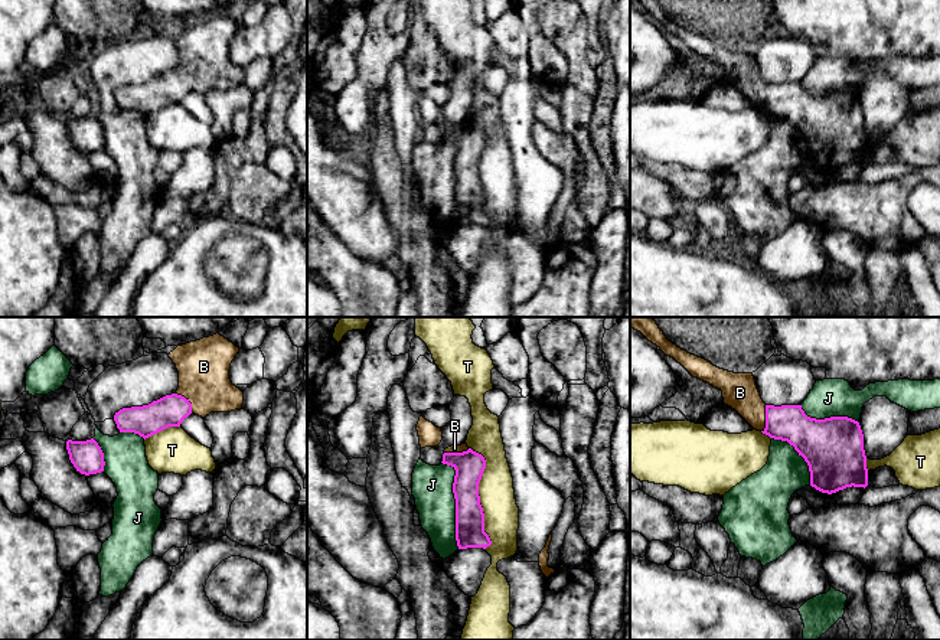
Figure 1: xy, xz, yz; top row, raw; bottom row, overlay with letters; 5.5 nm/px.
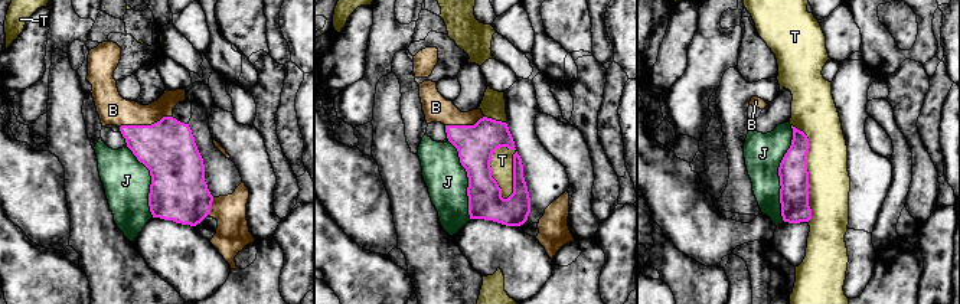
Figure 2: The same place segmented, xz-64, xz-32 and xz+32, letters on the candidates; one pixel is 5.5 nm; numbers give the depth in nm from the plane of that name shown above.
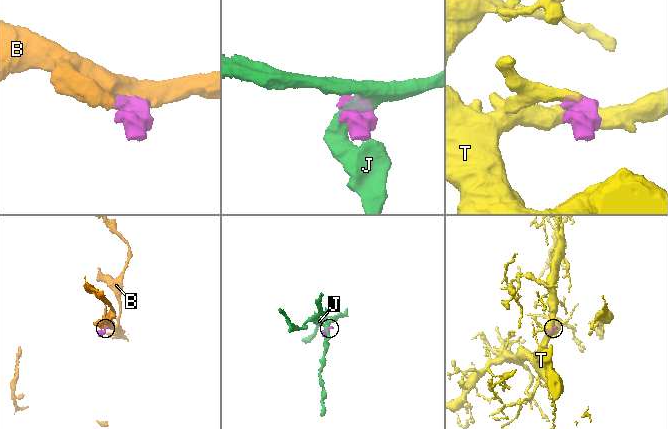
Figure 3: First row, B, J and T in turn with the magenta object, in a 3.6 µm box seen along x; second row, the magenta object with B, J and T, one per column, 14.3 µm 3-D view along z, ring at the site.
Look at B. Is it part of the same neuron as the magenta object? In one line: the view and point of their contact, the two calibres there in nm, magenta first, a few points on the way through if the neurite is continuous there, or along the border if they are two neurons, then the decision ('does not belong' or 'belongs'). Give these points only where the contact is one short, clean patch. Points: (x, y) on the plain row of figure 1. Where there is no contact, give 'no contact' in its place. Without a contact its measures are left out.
contact xy (188, 78); calibres 180 and 280 nm; belongs

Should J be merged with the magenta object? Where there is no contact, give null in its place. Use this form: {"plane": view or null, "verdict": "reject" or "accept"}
{"plane": "xz", "verdict": "reject"}

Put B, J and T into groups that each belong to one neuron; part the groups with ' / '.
B / J / T

